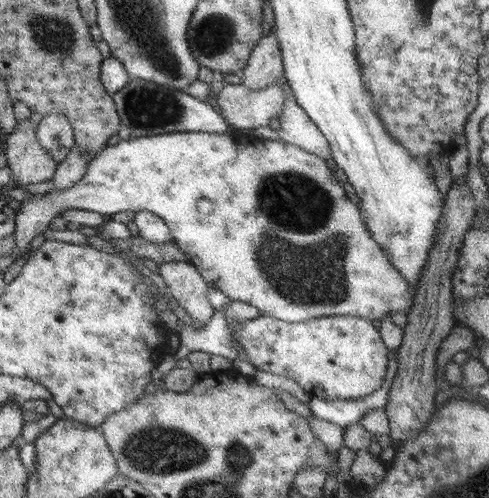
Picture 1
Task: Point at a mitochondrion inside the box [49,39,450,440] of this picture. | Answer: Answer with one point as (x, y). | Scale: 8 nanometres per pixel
(305, 282)

